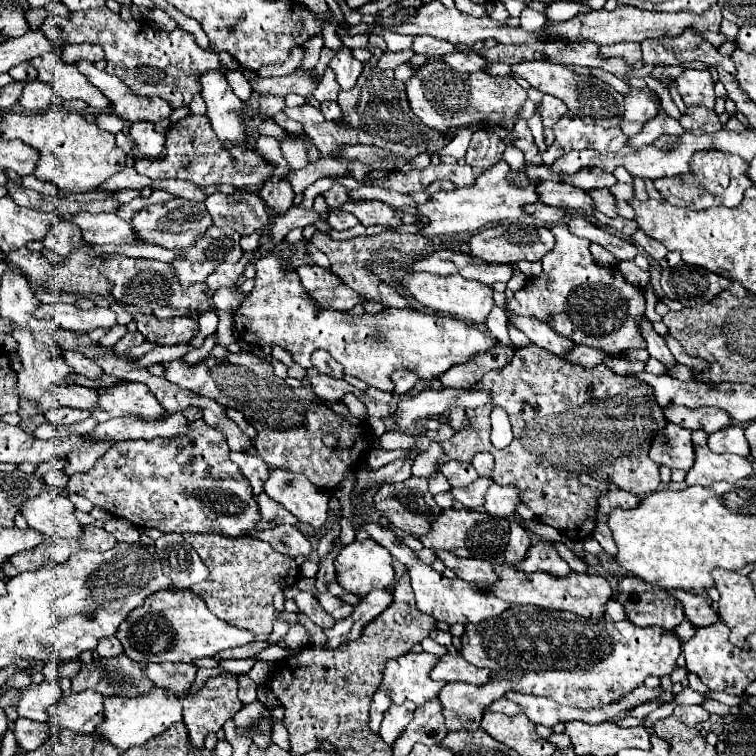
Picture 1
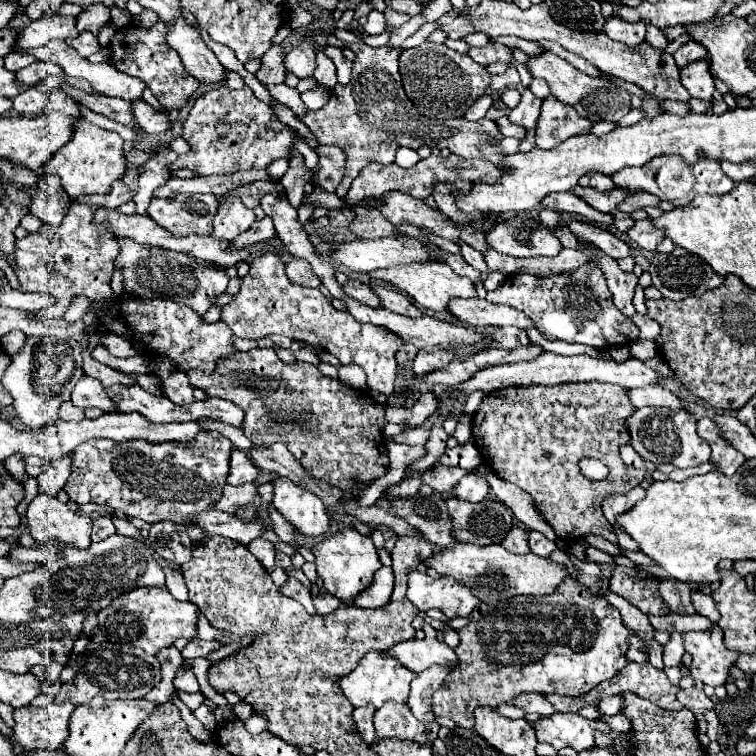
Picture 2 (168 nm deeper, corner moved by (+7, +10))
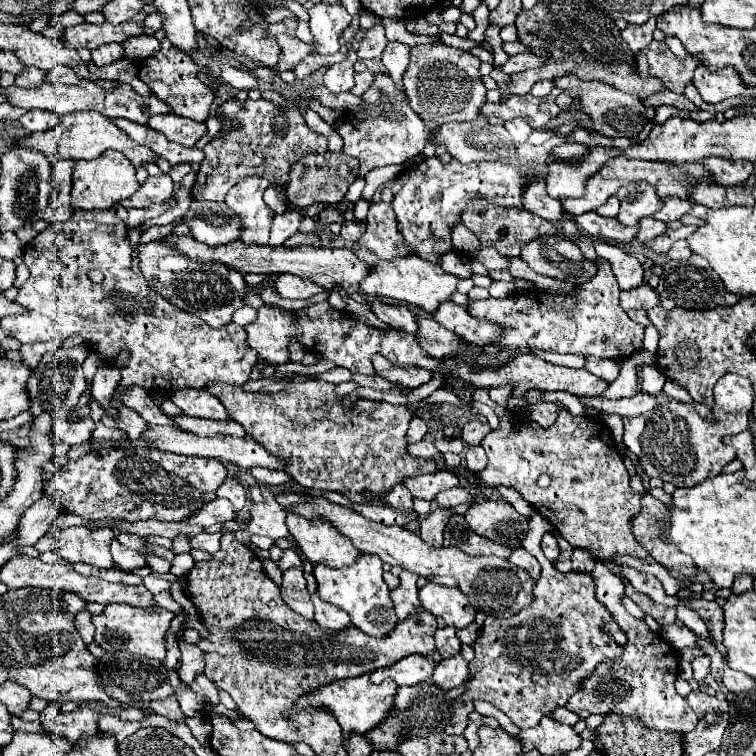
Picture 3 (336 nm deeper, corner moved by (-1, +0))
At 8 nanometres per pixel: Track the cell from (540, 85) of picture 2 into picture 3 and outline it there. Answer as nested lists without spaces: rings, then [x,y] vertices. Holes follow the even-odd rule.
[[[541,80],[541,82],[537,82],[537,84],[531,88],[531,94],[537,96],[537,98],[545,98],[545,96],[551,94],[553,86],[555,86],[553,80]]]

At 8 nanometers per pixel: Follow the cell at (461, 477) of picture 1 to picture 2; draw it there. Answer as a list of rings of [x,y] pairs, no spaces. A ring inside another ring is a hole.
[[[465,442],[455,448],[447,448],[445,454],[439,458],[439,464],[447,466],[459,466],[463,470],[473,470],[483,462],[483,456],[479,456],[479,448],[475,442]]]

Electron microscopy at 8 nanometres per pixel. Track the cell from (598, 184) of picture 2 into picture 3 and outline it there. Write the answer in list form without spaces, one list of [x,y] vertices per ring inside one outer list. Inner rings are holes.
[[[611,196],[605,204],[601,204],[601,206],[597,208],[597,212],[599,212],[599,214],[603,214],[603,216],[609,216],[609,218],[611,218],[611,216],[615,218],[615,216],[617,216],[617,212],[619,212],[619,198]]]

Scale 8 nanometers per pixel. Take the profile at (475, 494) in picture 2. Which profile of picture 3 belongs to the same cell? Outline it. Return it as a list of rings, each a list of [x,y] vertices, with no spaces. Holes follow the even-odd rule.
[[[457,486],[457,488],[453,488],[453,490],[443,490],[443,492],[435,498],[435,502],[437,502],[439,506],[445,506],[445,508],[449,508],[449,506],[459,506],[459,504],[473,502],[473,494],[471,494],[467,488]]]

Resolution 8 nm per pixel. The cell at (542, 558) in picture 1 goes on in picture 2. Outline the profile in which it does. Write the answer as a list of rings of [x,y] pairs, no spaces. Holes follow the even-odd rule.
[[[529,532],[529,548],[531,548],[531,552],[533,554],[537,554],[537,556],[549,556],[557,546],[555,546],[555,542],[551,542],[551,540],[547,540],[541,532]]]

